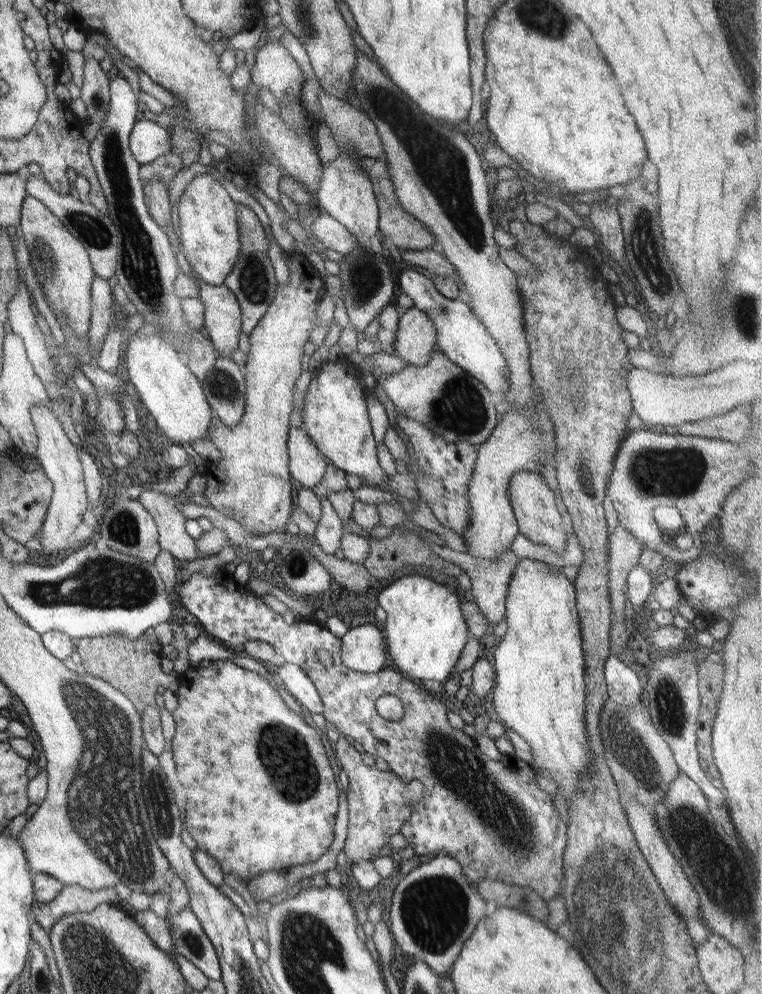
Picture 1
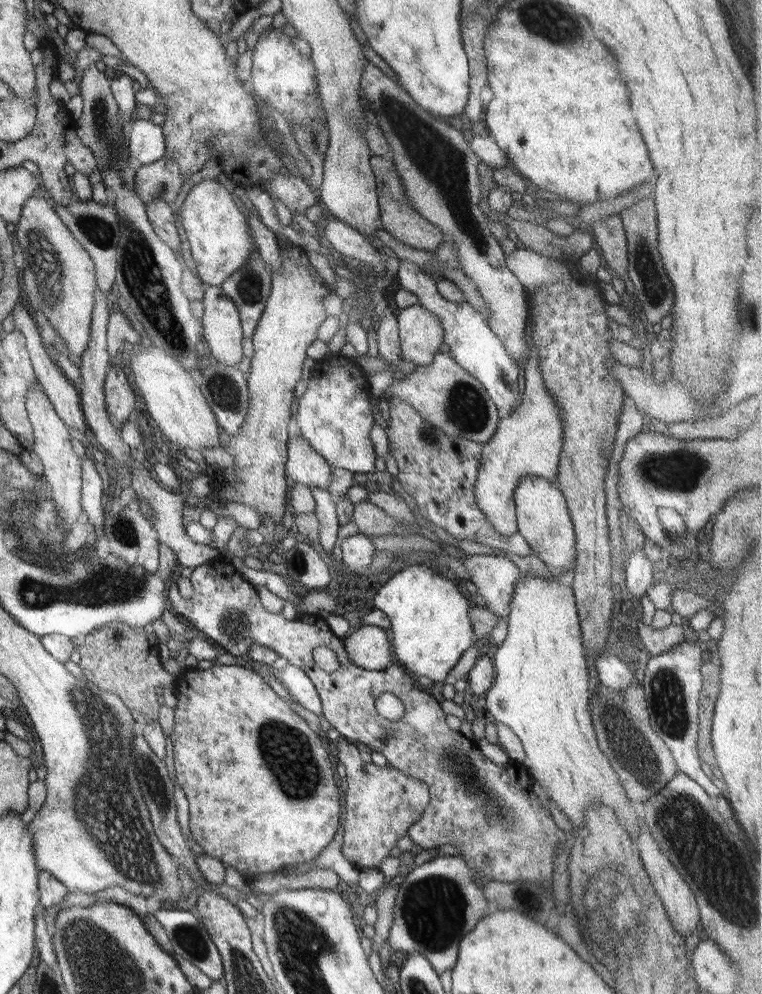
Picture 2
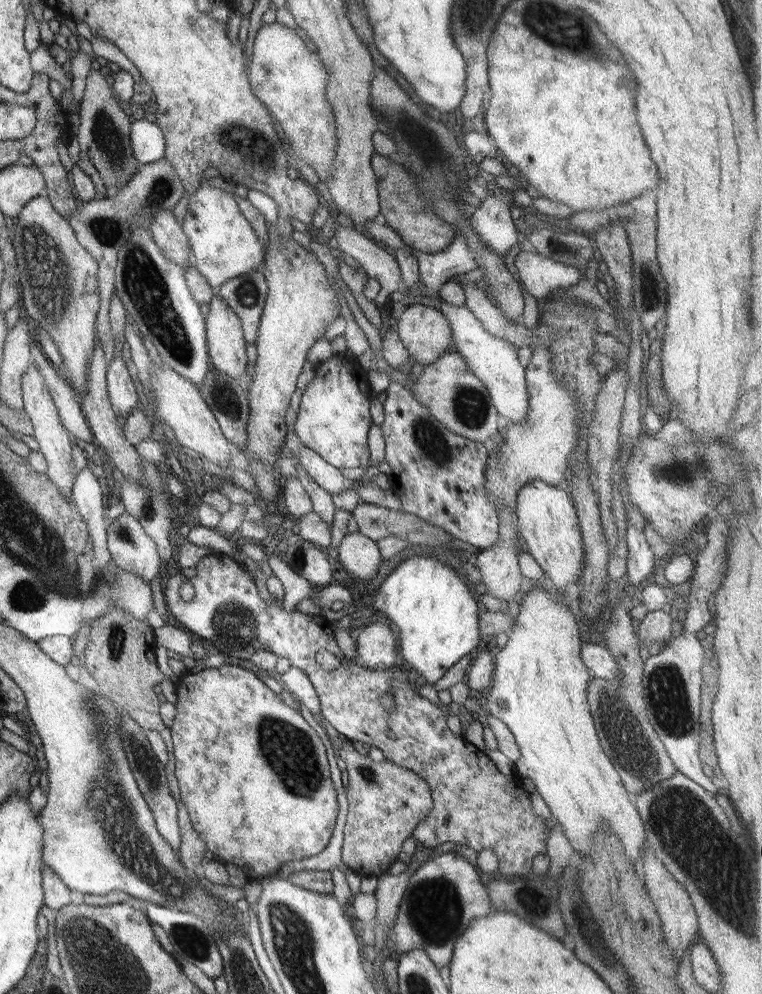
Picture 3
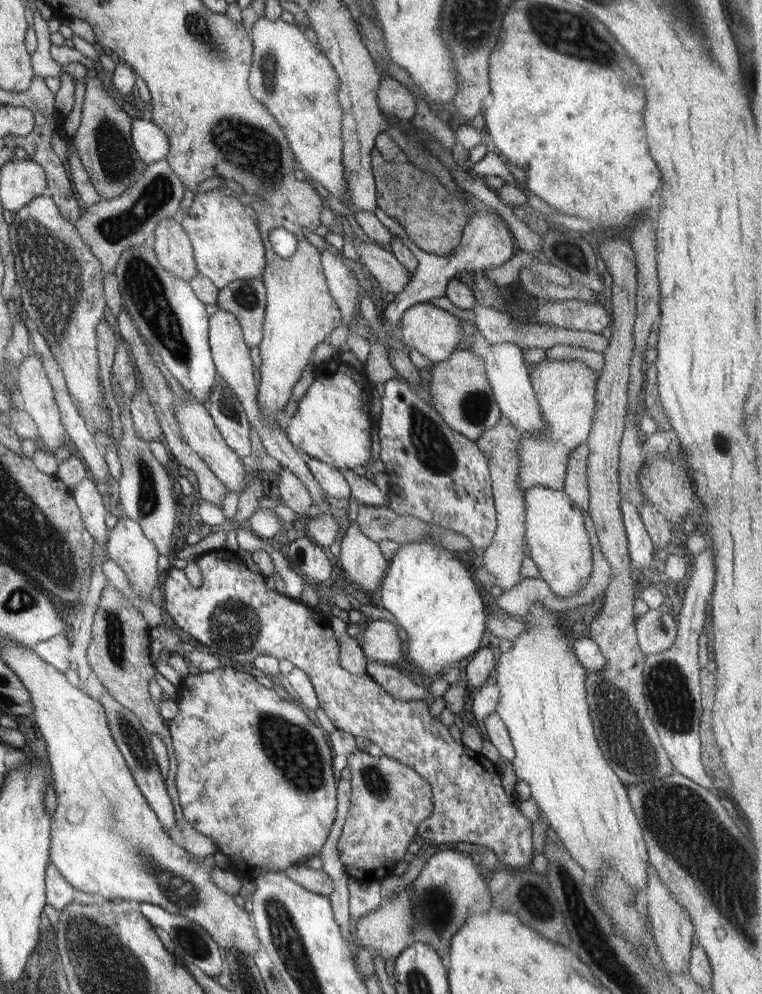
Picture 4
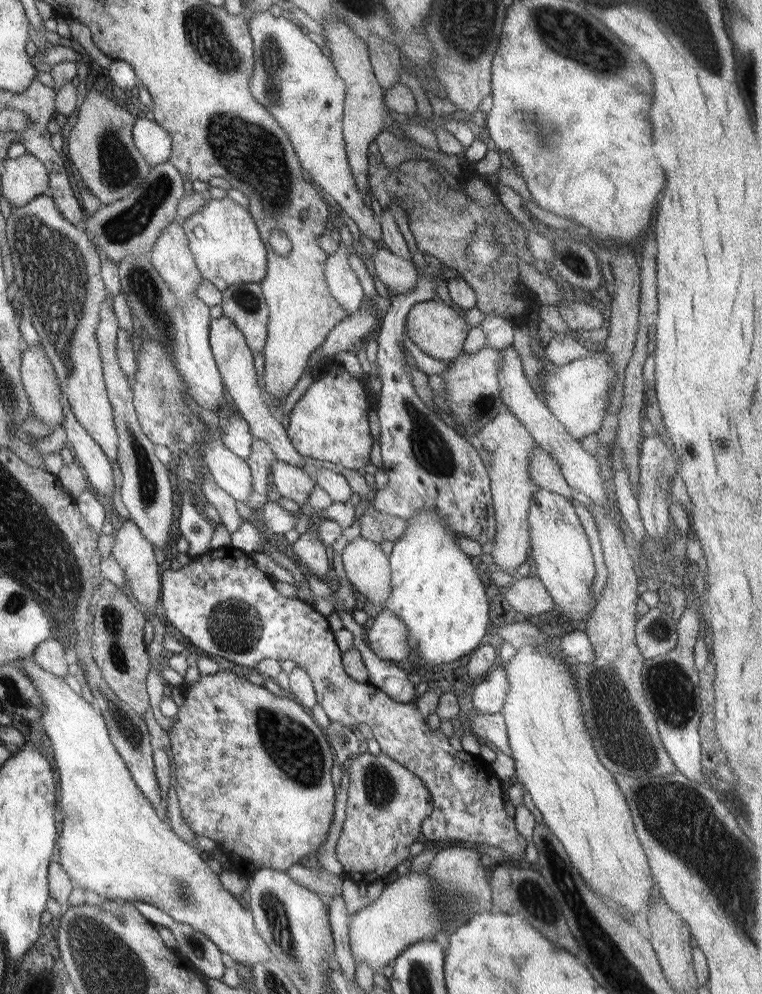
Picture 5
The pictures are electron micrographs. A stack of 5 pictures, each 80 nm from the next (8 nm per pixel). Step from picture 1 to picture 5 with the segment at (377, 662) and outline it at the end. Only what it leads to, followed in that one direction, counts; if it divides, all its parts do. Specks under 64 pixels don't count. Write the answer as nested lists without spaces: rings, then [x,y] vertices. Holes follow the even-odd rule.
[[[387,607],[373,612],[373,623],[365,641],[381,660],[396,664],[409,656],[408,628]]]

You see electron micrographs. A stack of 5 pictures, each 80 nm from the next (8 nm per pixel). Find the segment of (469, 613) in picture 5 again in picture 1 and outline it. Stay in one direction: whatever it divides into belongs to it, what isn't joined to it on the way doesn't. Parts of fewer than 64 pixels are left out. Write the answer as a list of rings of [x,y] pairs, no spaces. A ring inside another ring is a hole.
[[[415,573],[393,581],[376,597],[386,612],[385,642],[394,670],[409,679],[435,680],[444,683],[469,639],[466,620],[455,593],[444,585]]]

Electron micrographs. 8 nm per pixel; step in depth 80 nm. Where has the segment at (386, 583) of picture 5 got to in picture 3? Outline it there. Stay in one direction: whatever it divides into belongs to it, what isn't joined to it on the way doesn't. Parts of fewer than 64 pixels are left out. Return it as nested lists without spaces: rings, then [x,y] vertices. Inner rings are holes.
[[[359,532],[347,533],[342,538],[334,560],[351,577],[363,581],[373,579],[383,561],[376,543]]]

